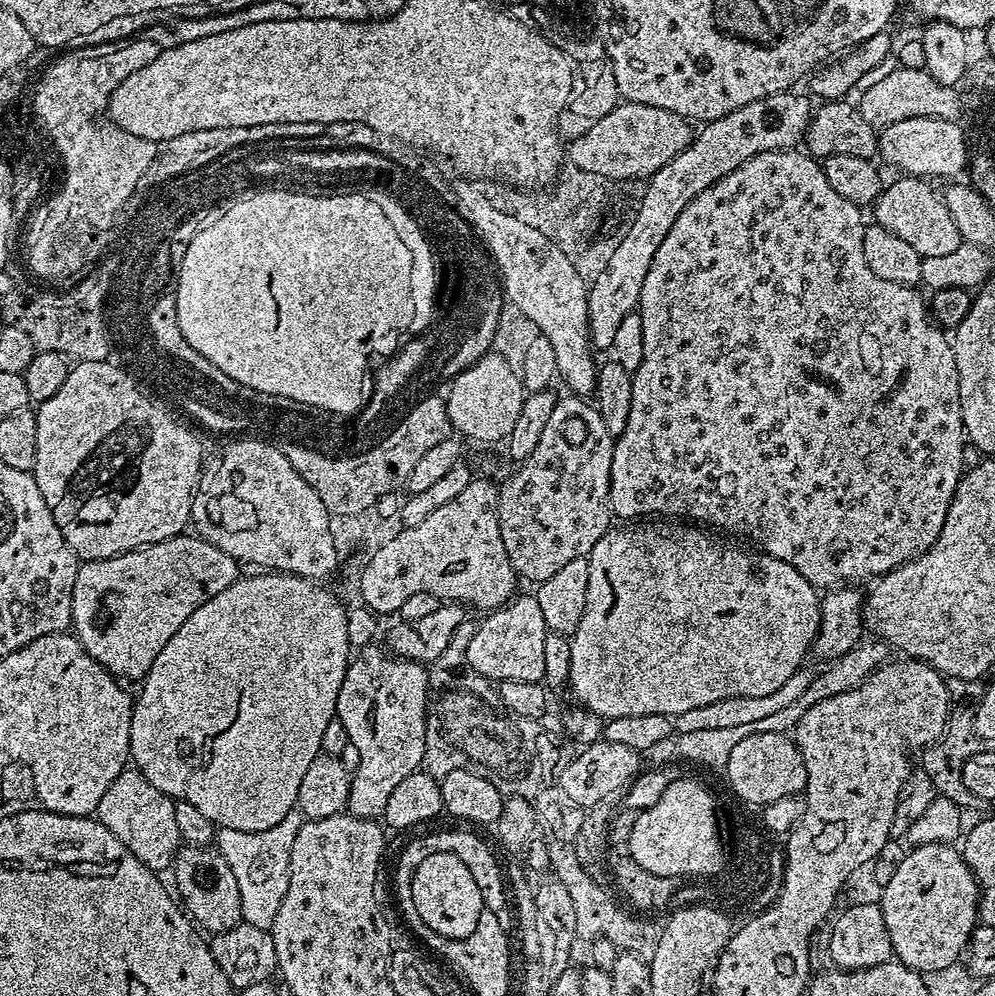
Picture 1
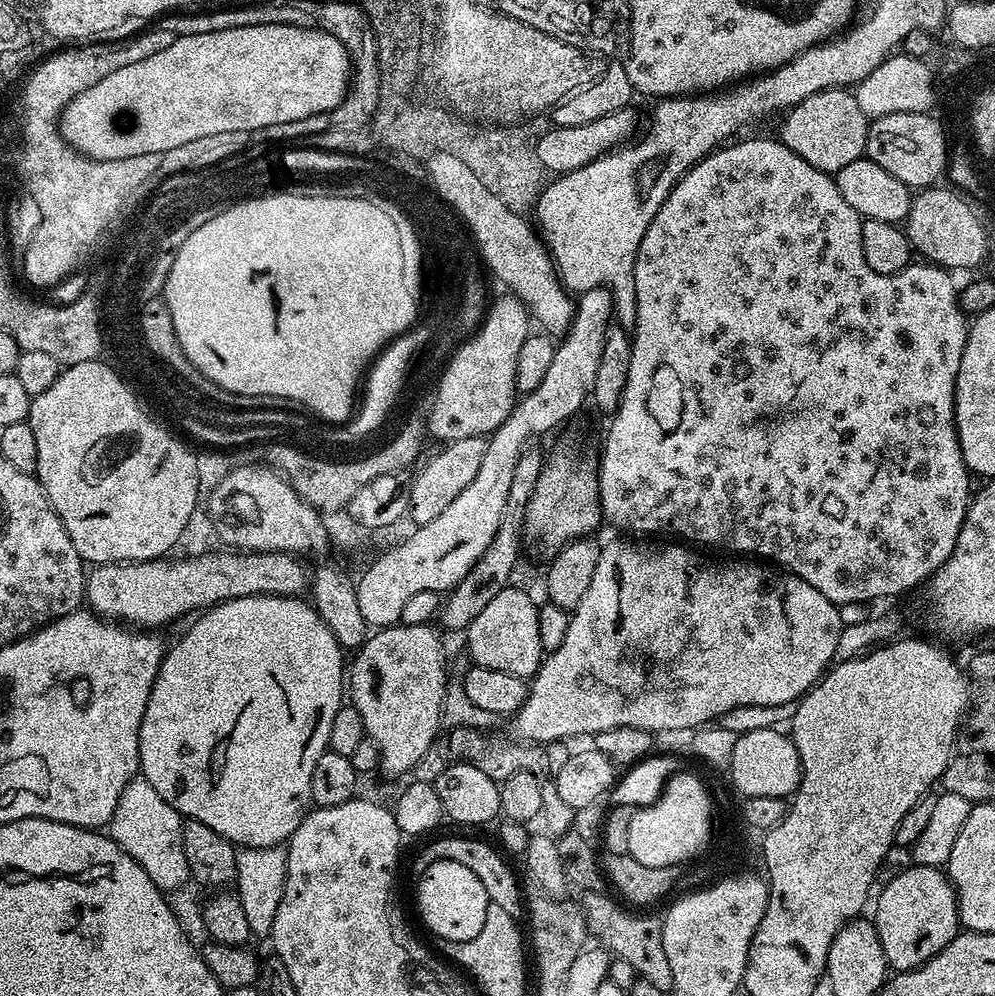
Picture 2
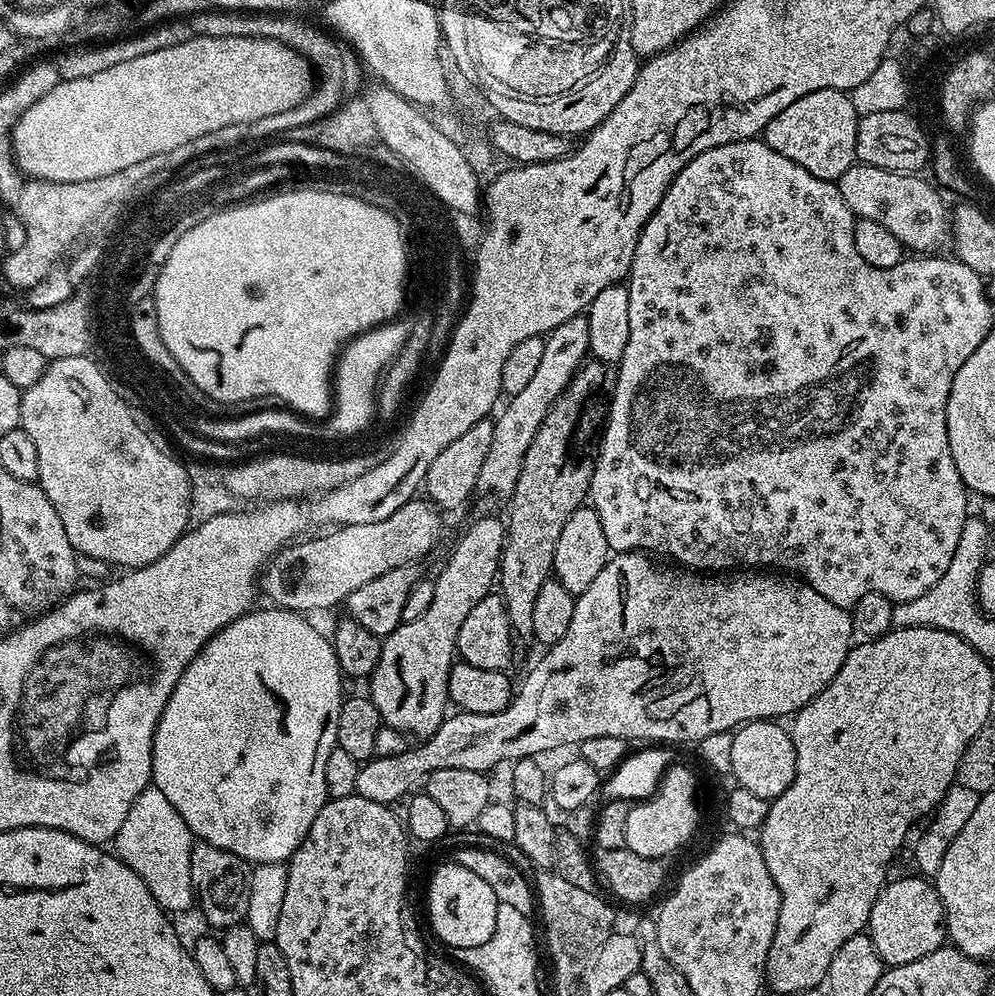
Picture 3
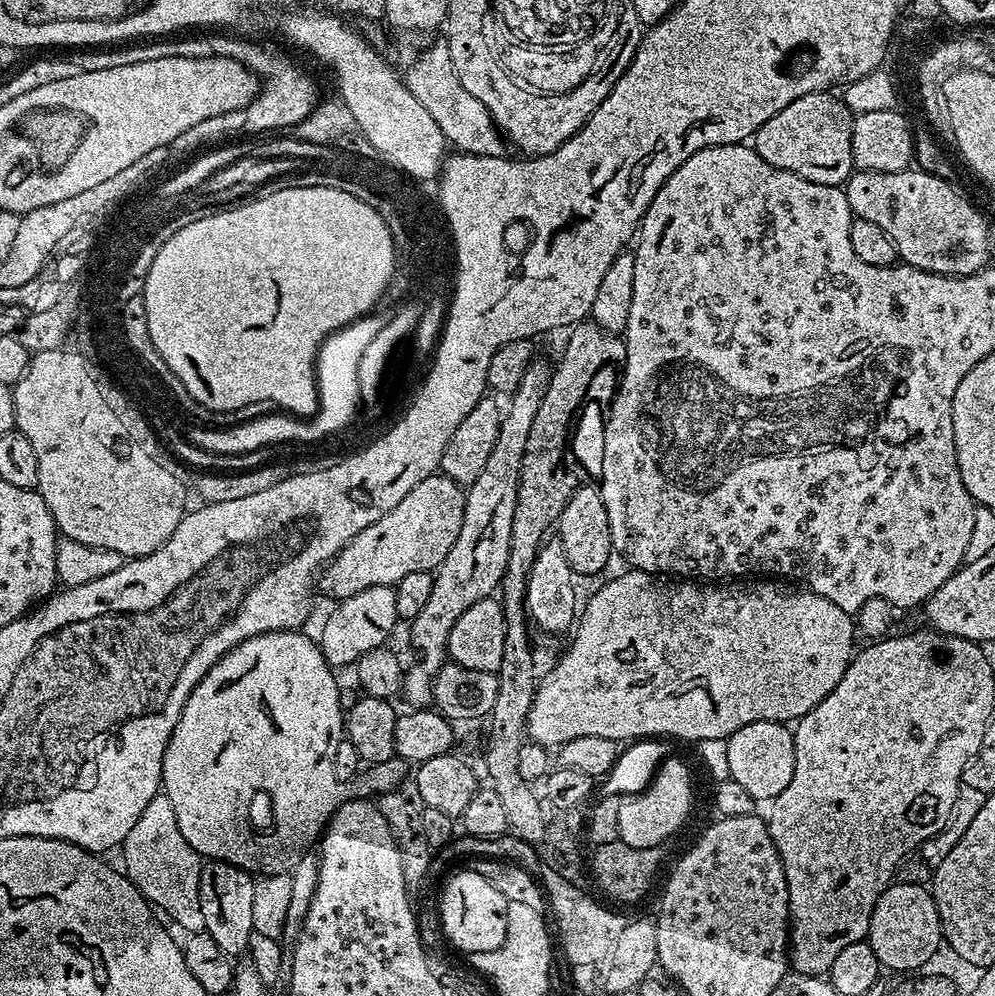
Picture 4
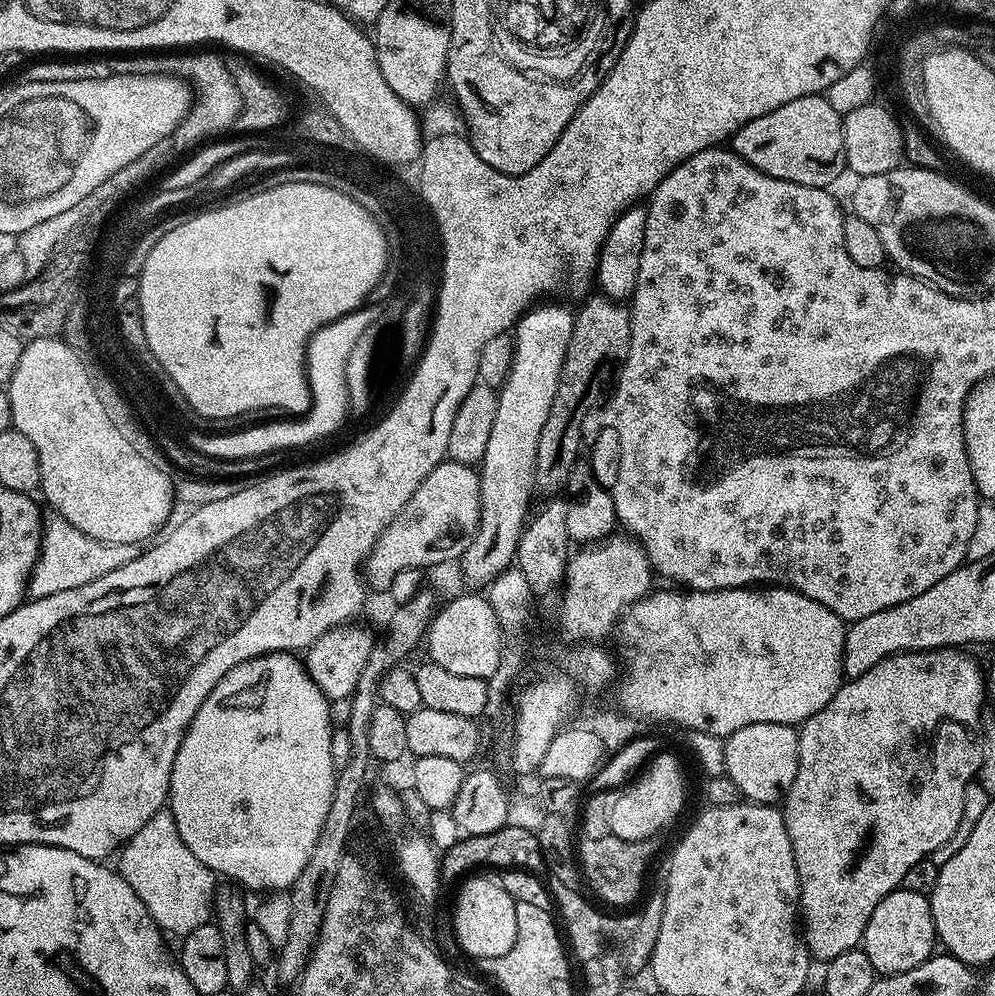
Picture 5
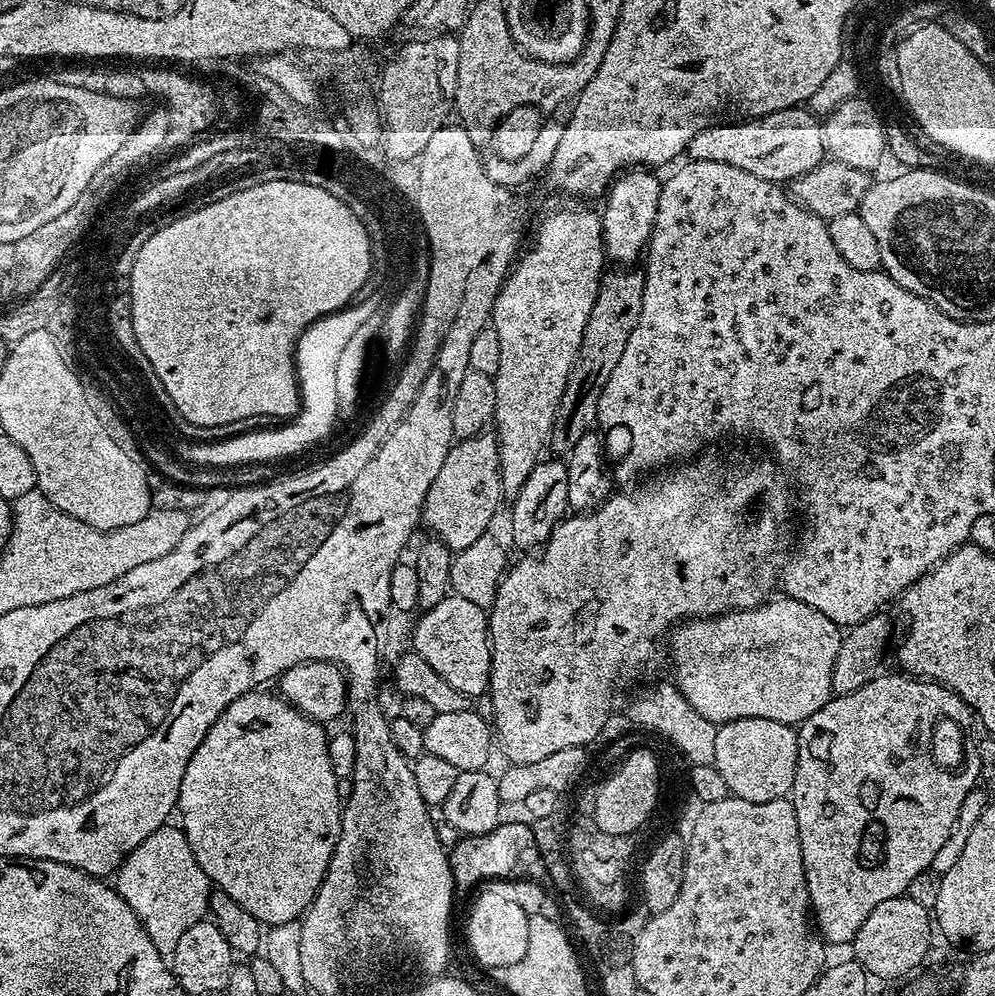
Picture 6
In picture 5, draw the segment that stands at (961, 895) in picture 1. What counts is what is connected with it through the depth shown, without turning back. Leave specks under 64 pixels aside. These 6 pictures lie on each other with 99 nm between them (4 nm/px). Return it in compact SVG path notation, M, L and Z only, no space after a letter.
M901 886L886 894L886 898L874 906L874 914L870 914L870 922L866 922L862 951L866 958L870 958L870 966L874 966L877 974L893 976L914 970L914 966L922 966L922 962L930 959L937 948L938 937L929 897Z

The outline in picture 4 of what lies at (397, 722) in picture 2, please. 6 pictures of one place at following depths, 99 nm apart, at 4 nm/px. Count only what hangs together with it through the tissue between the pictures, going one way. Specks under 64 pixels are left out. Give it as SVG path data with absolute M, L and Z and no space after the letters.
M534 362L526 370L518 390L511 393L512 400L506 404L506 411L500 417L498 442L494 442L494 450L490 450L490 459L482 474L473 484L467 485L464 498L464 513L462 514L462 530L458 530L458 538L454 546L450 546L450 554L441 562L434 572L434 590L426 606L418 614L418 618L410 621L412 628L412 644L420 657L411 665L407 665L402 685L402 696L409 700L412 706L428 706L432 704L432 679L446 662L450 630L454 630L454 622L474 606L474 602L489 599L499 589L500 579L504 577L506 562L510 558L510 526L514 526L514 506L518 502L518 478L522 470L522 454L526 450L526 437L530 435L530 422L534 422L534 414L538 414L538 406L544 397L543 387L547 383L546 368L540 362Z

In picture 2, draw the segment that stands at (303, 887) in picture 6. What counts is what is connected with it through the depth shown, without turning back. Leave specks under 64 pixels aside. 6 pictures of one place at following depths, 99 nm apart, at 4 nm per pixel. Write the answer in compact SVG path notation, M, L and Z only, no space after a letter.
M239 596L224 600L221 604L213 604L193 620L196 621L185 630L184 637L165 651L156 681L150 690L150 702L146 706L146 714L142 714L142 726L138 734L139 775L150 782L150 786L154 786L154 790L158 790L158 794L162 794L162 798L166 798L166 802L170 802L170 806L174 806L181 817L210 826L235 846L265 848L283 845L313 807L310 778L314 778L314 766L318 758L329 751L330 726L334 722L334 714L338 714L342 706L340 695L346 692L345 649L341 648L334 634L330 634L315 607L307 599L294 596Z

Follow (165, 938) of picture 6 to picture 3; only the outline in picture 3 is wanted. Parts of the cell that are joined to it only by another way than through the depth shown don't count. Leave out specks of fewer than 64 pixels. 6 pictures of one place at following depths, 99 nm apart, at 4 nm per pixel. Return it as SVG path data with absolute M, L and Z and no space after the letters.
M149 786L138 794L138 798L134 798L134 806L130 806L126 822L122 822L122 830L118 830L116 835L114 852L122 863L138 874L138 878L142 878L142 882L146 882L150 894L154 894L161 908L169 914L175 914L186 911L194 904L190 876L193 843L192 831L186 822L182 822L182 814L170 806L162 790Z

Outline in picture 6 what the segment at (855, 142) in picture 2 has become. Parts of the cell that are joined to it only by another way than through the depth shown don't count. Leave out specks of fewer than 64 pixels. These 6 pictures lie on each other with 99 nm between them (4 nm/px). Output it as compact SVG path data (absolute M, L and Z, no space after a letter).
M804 106L778 110L755 118L744 118L739 122L717 122L702 130L702 134L698 134L688 143L686 156L688 160L726 162L758 178L791 182L802 174L813 172L819 164L824 163L824 125Z

